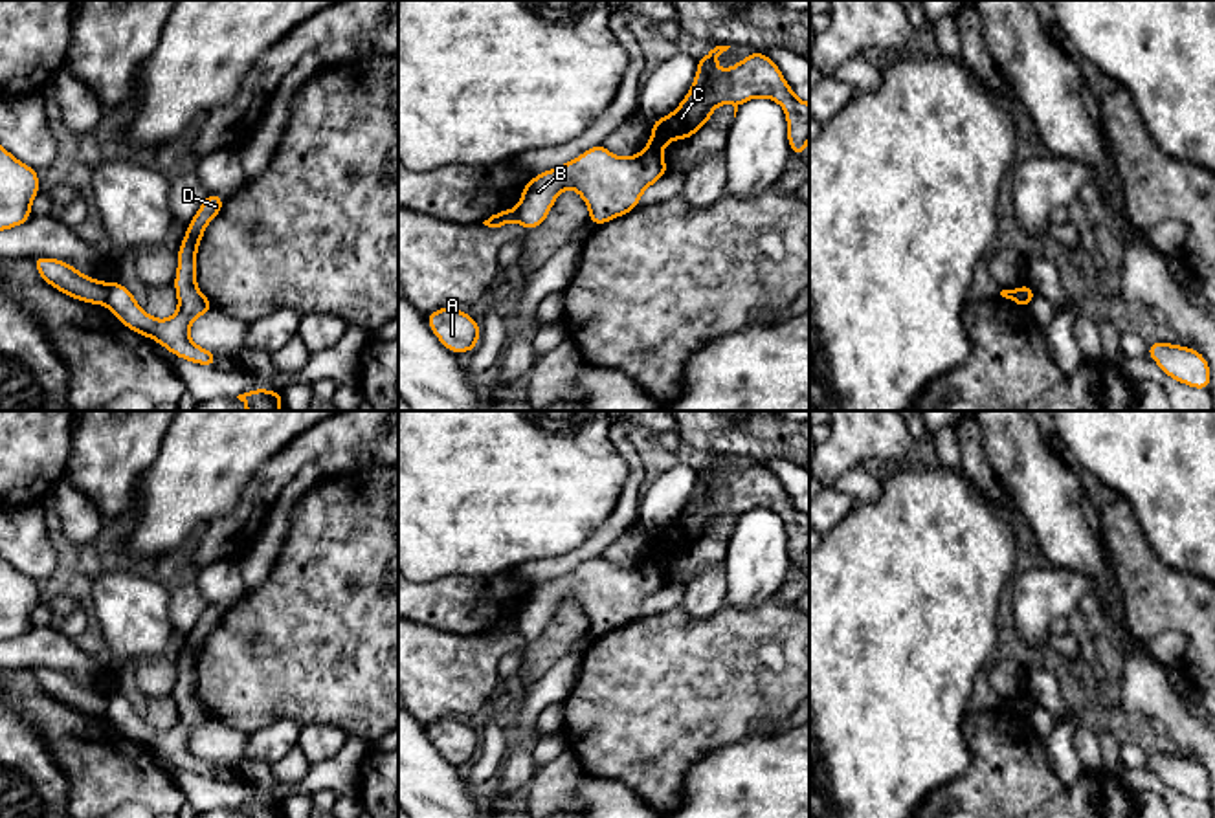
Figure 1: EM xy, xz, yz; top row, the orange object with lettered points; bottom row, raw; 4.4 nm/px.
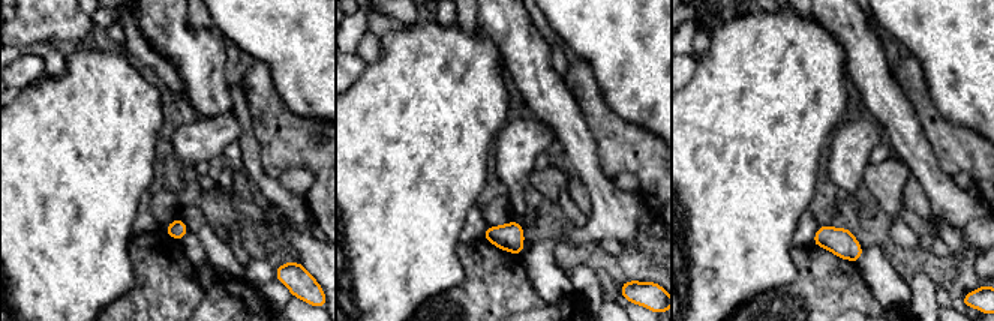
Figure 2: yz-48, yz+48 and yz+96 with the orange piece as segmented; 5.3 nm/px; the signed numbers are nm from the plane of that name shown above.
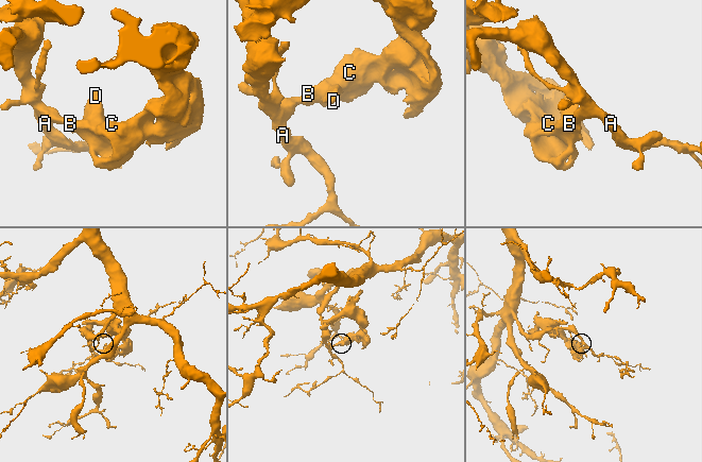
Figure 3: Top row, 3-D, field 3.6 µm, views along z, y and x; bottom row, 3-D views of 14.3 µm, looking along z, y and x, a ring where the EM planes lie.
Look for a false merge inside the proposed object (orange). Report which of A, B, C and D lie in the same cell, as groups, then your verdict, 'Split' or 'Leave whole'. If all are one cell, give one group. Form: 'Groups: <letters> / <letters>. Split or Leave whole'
Groups: A / B C D. Split

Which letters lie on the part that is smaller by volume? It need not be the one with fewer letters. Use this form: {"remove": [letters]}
{"remove": ["B", "C", "D"]}

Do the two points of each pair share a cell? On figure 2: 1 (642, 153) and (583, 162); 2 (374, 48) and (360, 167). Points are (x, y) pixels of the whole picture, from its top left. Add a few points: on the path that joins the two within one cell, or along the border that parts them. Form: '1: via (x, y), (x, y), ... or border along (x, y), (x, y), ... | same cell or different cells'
1: border along (586, 126), (594, 140), (600, 168), (613, 177) | different cells
2: border along (380, 38), (381, 56), (368, 65) | different cells

